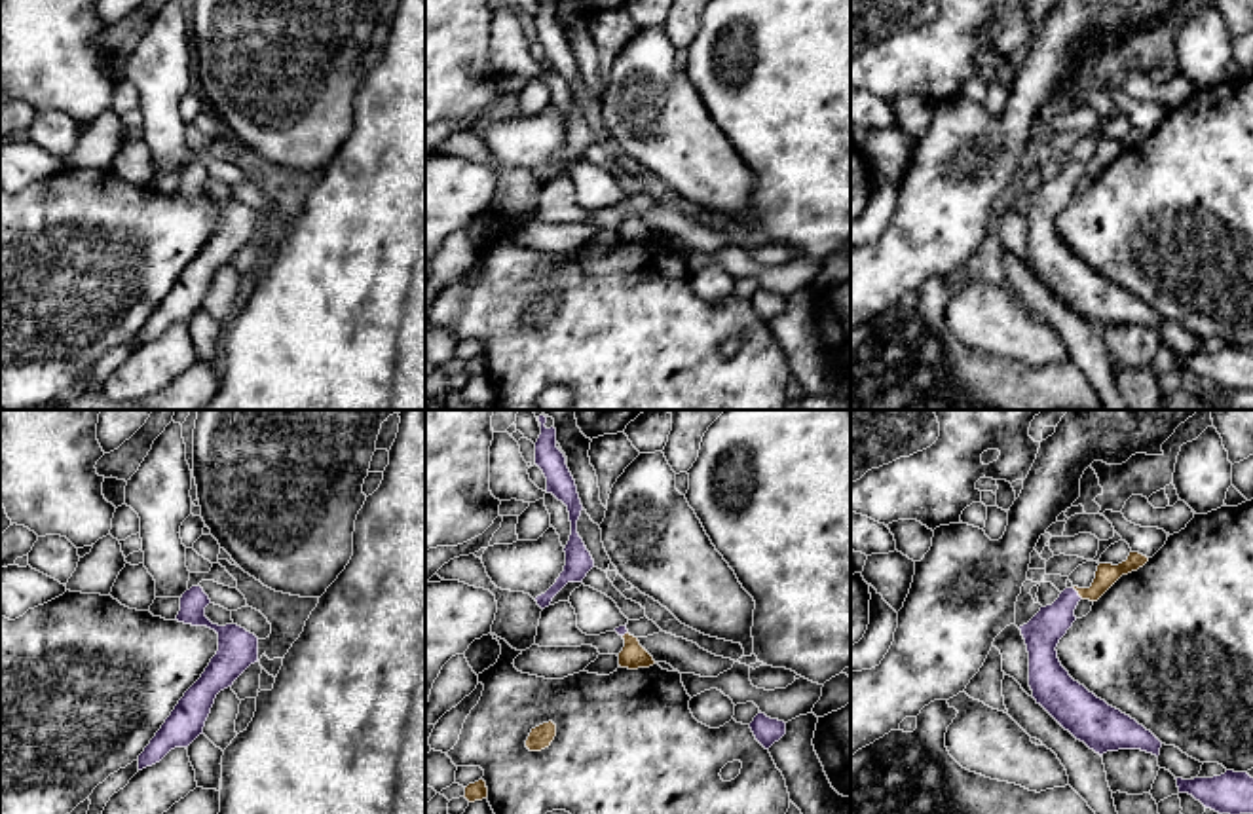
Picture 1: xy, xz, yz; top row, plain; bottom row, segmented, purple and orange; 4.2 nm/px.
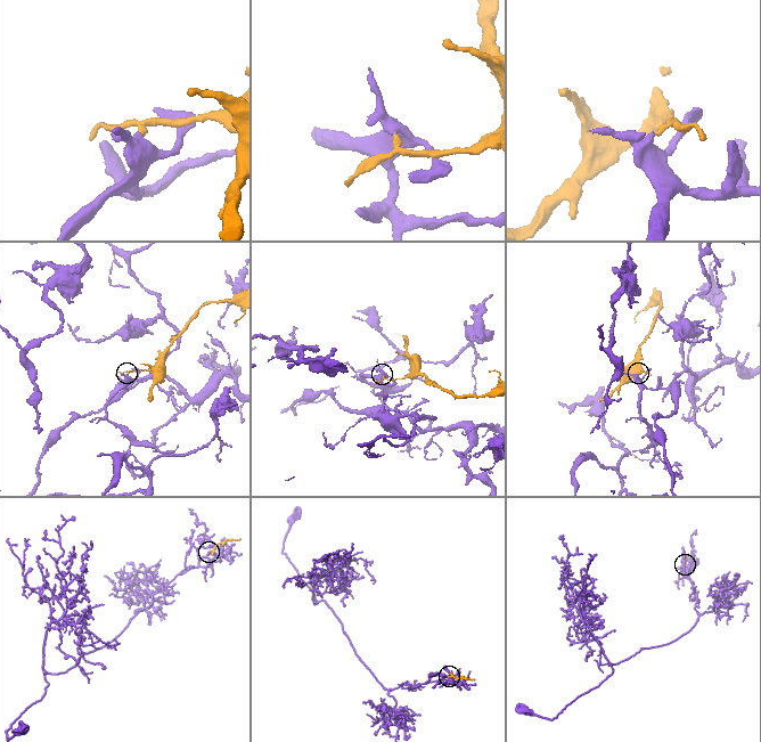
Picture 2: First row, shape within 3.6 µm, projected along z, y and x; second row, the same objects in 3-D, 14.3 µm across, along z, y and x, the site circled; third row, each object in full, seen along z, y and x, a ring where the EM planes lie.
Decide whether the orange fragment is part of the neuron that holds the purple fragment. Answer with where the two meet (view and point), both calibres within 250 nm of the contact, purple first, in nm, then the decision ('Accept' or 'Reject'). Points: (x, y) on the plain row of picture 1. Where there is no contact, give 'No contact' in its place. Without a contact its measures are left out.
Touches purple at yz (1077, 167). Thickness 160 nm (purple) against 90 nm. Accept

